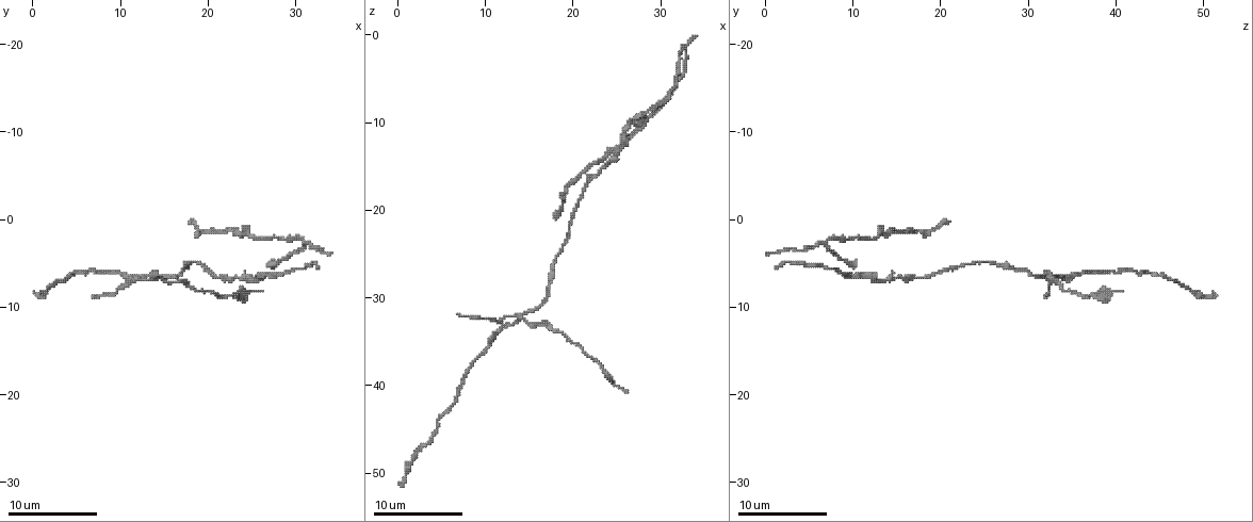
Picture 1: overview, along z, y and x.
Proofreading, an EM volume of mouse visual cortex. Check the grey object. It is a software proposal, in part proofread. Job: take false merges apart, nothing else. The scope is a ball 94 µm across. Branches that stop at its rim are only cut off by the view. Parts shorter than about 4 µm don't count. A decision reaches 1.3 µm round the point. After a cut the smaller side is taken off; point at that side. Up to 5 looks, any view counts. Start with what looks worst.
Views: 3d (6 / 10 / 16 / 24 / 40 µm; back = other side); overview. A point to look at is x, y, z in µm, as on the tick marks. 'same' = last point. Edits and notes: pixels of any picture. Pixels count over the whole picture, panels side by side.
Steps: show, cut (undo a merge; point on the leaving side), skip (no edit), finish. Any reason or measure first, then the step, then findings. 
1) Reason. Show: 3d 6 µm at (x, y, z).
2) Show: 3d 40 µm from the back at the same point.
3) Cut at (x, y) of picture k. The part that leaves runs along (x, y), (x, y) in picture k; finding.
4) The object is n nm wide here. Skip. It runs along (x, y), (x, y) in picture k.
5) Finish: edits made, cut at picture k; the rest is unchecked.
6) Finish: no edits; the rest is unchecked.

Looks like a crossing. Show: 3d 16 µm at (14.4, 6.6, 32.2).

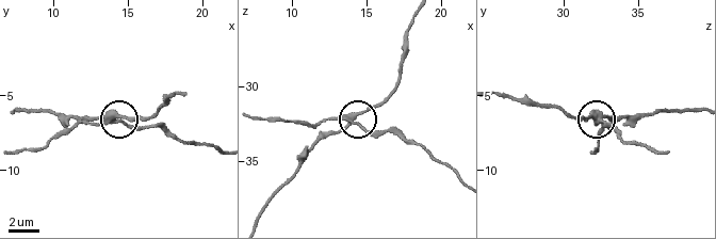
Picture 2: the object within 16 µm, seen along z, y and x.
The side arm is 16 µm long. Cut at (130, 127) of picture 2. The part that leaves runs along (110, 124), (158, 127), (189, 143), (220, 148) in picture 2; a second cell is stuck on.

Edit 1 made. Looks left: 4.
Show: overview.

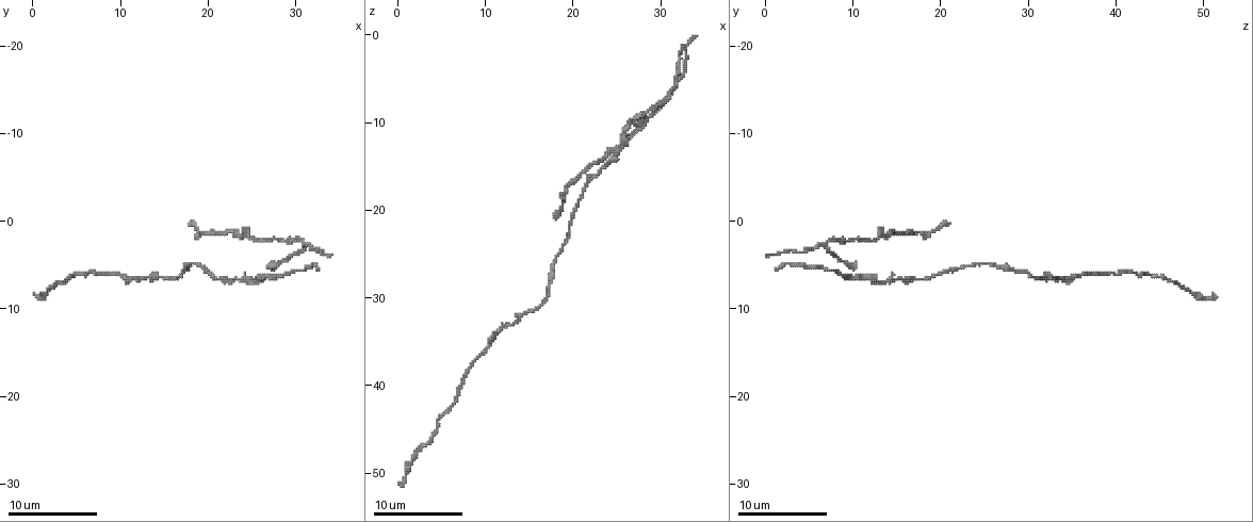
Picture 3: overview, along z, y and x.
Arms part here. Show: 3d 16 µm at (26.6, 6.4, 9.8).

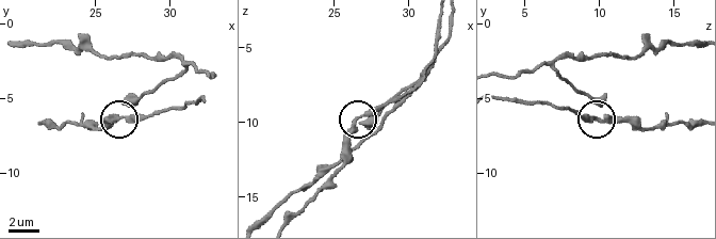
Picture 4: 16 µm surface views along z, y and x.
Skip. It runs along (38, 123), (98, 127), (158, 115) in picture 4; continuous, no second cell.

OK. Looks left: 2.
Three arms meet. Show: 3d 10 µm at (31.2, 2.6, 6.8).

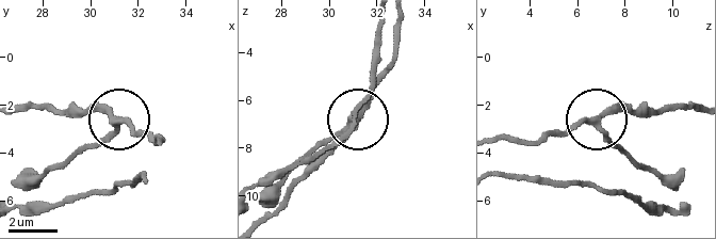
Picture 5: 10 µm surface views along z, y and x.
3 arms meet here. Skip. It runs along (19, 186), (37, 184), (74, 161), (118, 118), (151, 141) in picture 5; all the same cell.

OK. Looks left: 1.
Finish: edits made, cut at picture 2; the rest is unchecked.

